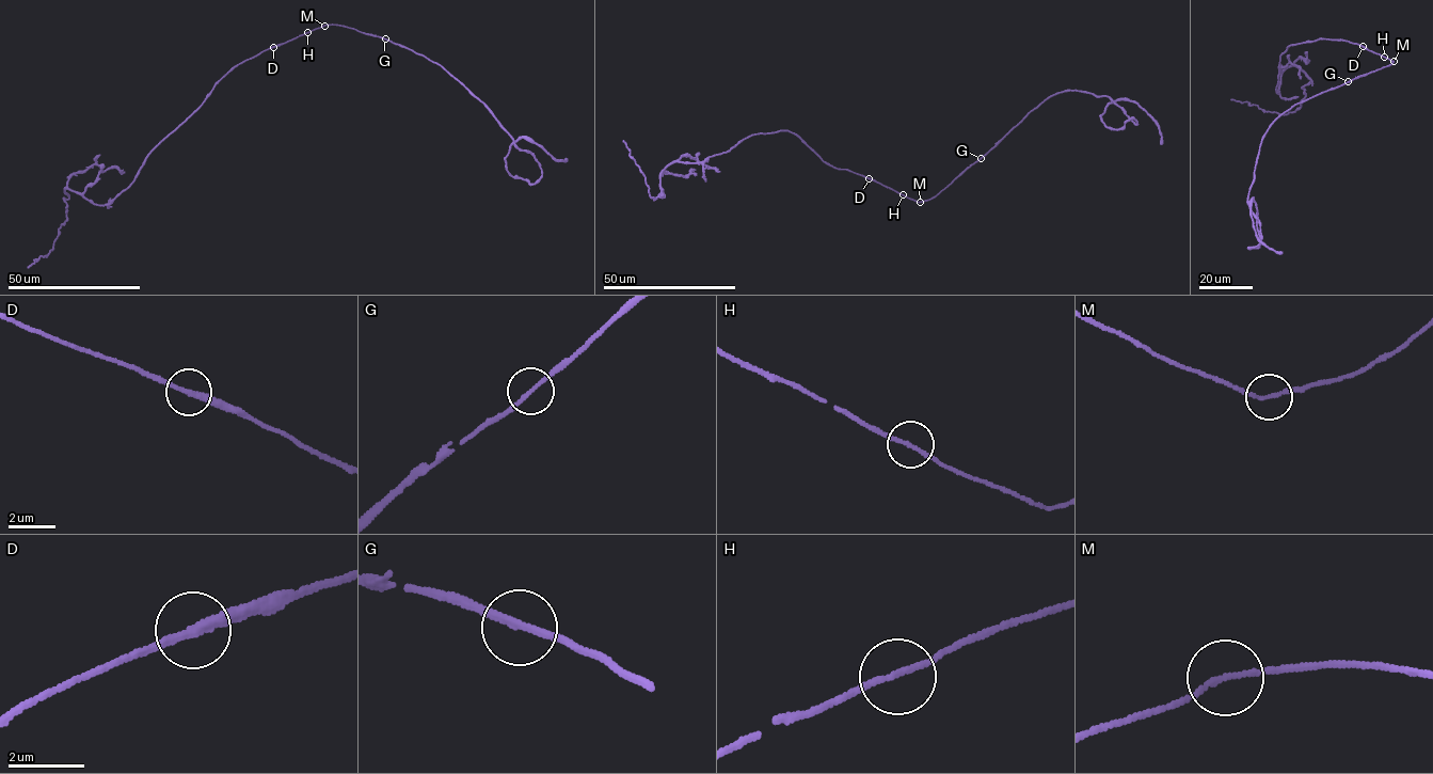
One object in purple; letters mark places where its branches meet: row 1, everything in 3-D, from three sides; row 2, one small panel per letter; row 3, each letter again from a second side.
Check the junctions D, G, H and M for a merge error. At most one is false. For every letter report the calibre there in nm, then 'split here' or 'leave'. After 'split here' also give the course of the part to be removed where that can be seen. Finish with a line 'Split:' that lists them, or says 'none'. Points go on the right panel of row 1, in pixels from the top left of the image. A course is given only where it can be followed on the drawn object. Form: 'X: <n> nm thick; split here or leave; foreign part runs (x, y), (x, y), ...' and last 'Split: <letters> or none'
D: 240 nm thick; leave
G: 180 nm thick; leave
H: 140 nm thick; leave
M: 130 nm thick; leave
Split: none

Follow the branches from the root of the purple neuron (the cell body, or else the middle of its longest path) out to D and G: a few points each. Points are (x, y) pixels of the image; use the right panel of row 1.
D: (1388, 58), (1363, 46)
G: (1388, 58), (1394, 61), (1391, 64), (1349, 81)

